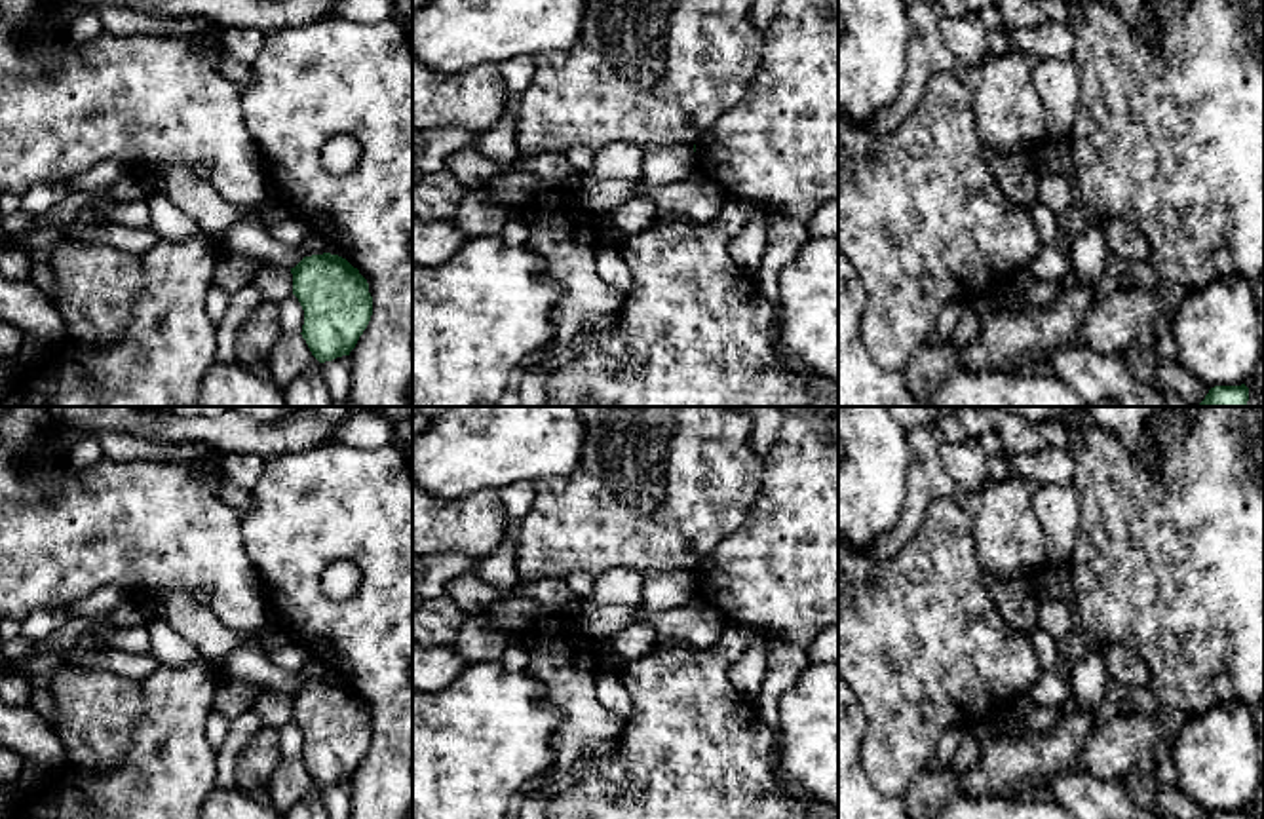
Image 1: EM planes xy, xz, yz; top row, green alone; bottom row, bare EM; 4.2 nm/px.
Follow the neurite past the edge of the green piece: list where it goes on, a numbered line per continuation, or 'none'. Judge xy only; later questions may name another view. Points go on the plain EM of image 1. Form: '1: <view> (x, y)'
none

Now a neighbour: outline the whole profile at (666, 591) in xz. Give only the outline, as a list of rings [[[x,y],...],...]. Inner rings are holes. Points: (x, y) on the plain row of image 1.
[[[690,570],[644,576],[642,608],[658,614],[679,610],[696,600],[696,578]]]

